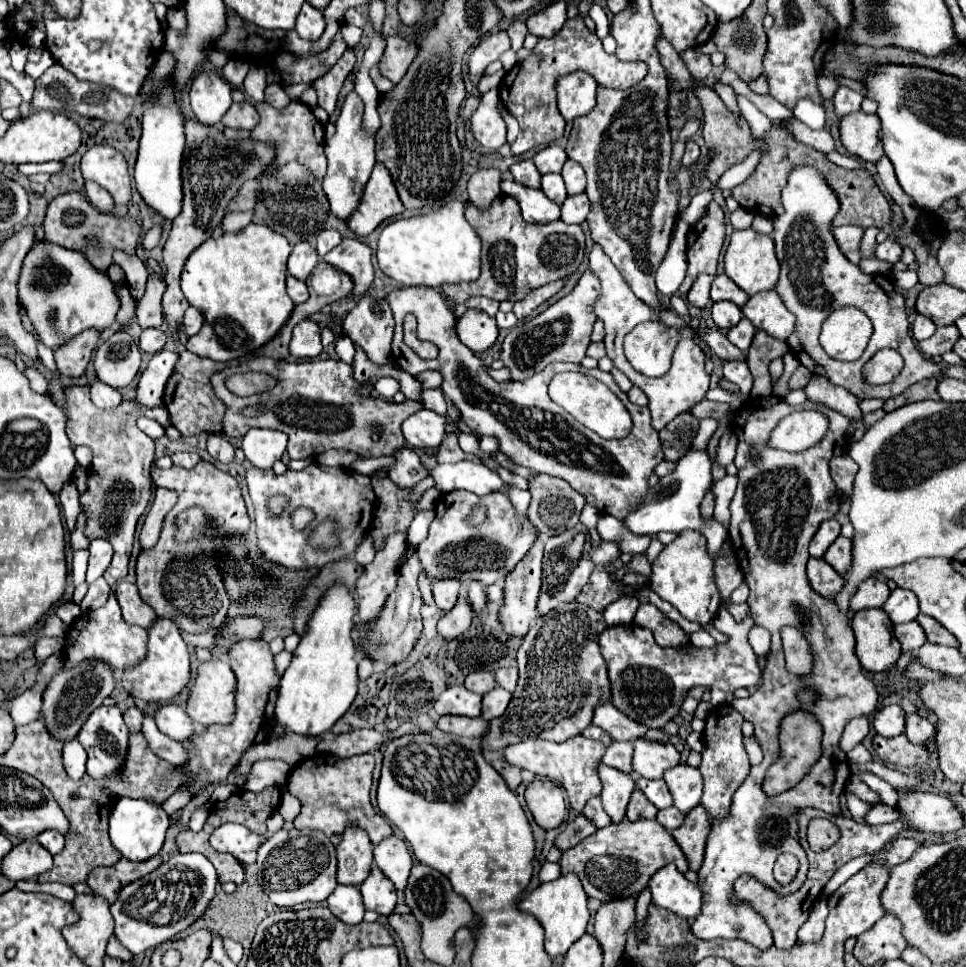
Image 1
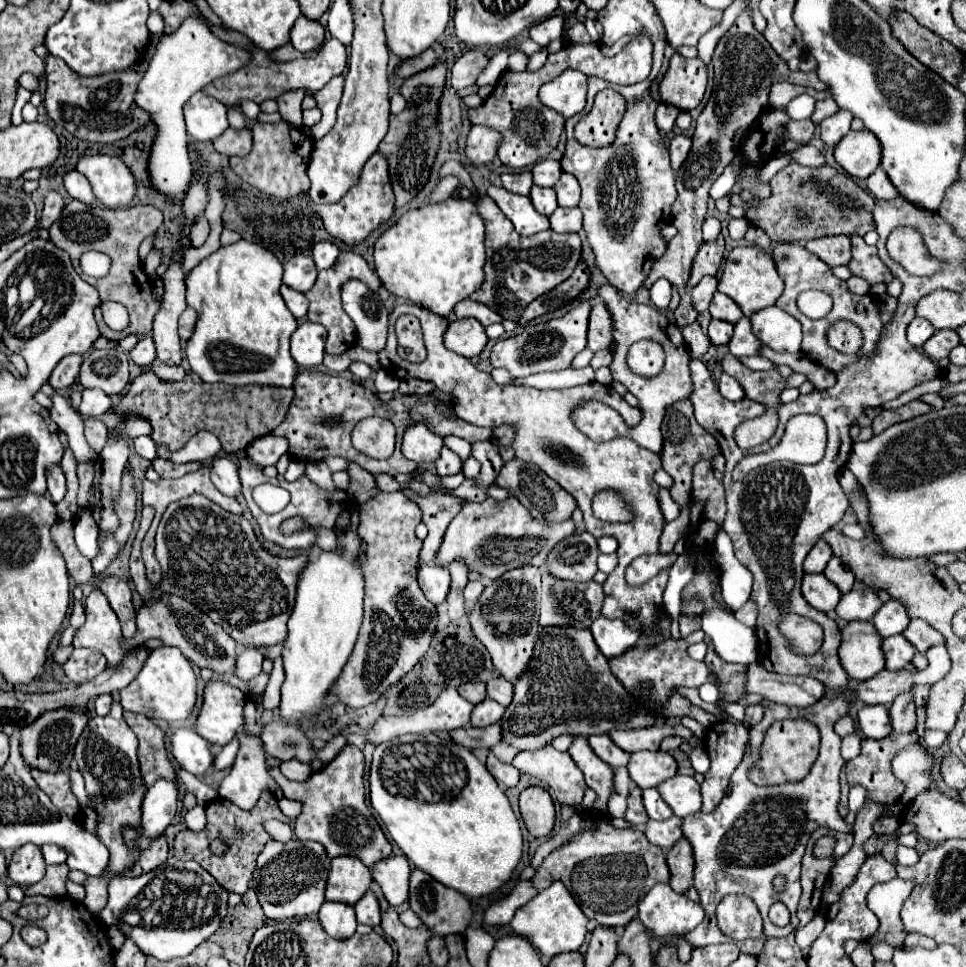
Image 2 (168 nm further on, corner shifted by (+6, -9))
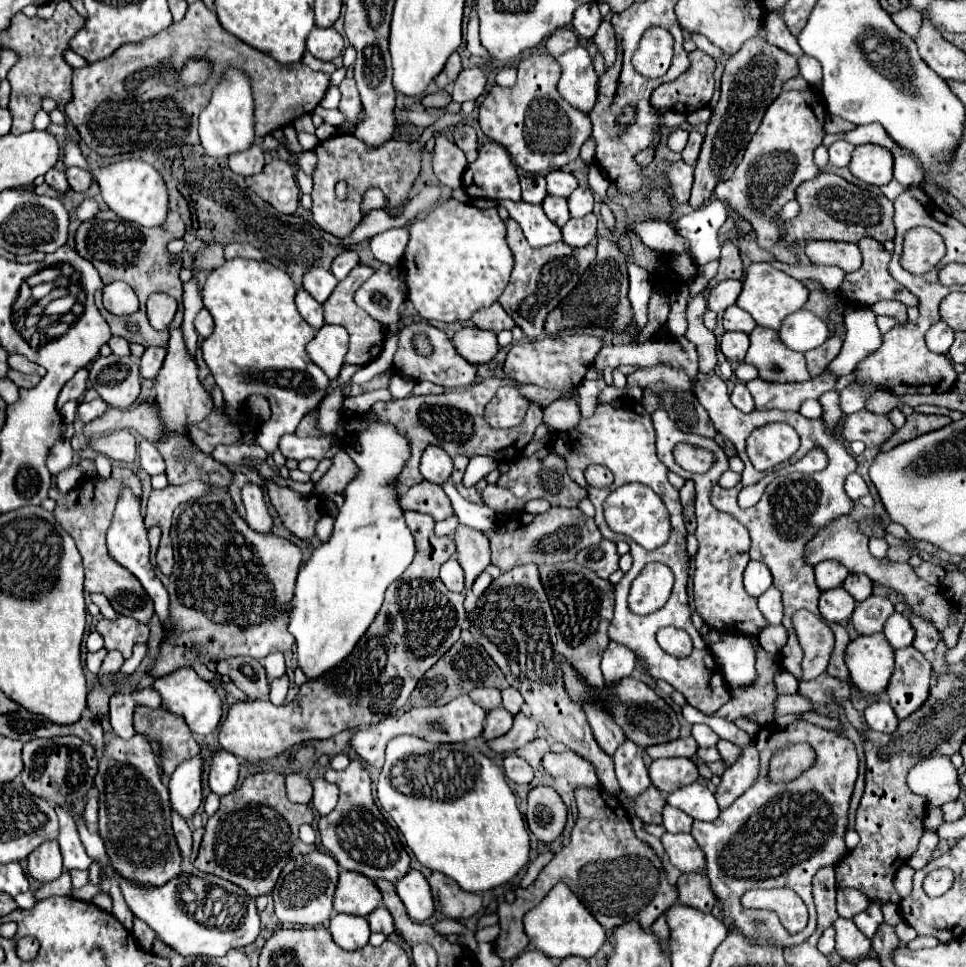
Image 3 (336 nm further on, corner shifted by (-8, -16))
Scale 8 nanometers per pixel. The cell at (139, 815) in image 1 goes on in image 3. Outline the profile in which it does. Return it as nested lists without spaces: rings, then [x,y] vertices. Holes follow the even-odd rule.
[[[194,756],[182,762],[170,776],[168,790],[170,790],[172,810],[178,812],[182,818],[190,818],[202,802],[200,772],[202,772],[202,758]]]

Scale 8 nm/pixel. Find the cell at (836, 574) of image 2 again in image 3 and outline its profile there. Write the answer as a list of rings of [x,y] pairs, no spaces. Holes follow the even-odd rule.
[[[848,574],[848,578],[844,580],[844,590],[856,600],[862,602],[872,594],[872,582],[862,576],[862,574]]]

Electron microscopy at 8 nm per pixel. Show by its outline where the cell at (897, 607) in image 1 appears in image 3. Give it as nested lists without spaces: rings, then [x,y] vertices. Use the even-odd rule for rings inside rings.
[[[894,612],[886,626],[884,626],[884,636],[886,640],[890,642],[890,646],[896,650],[896,648],[904,648],[904,646],[910,646],[912,640],[914,640],[914,628],[908,620],[906,614],[898,614]]]

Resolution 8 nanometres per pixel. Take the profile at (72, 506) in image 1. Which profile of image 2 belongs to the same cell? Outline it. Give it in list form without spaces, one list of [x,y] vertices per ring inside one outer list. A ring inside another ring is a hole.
[[[52,465],[52,469],[48,469],[48,493],[54,503],[60,503],[66,495],[66,477],[60,465]]]

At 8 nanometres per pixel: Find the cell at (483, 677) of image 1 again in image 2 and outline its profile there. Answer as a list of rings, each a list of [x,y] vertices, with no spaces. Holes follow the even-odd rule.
[[[464,683],[464,685],[460,685],[458,687],[458,693],[466,699],[466,701],[470,701],[470,703],[480,703],[480,701],[484,701],[486,699],[486,685],[484,683]]]

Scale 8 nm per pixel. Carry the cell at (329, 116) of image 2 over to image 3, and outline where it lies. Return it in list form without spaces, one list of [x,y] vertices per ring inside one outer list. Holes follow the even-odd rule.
[[[352,76],[344,78],[340,84],[340,92],[342,92],[342,100],[338,110],[346,116],[346,122],[342,126],[338,126],[338,134],[352,134],[356,128],[356,120],[358,114],[362,112],[362,104],[360,104],[360,94],[356,90],[356,82]]]

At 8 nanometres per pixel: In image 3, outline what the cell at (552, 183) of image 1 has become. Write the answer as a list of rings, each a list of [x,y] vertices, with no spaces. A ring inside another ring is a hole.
[[[548,194],[546,200],[544,200],[544,204],[542,204],[542,208],[544,208],[546,216],[548,216],[556,226],[560,226],[560,228],[570,220],[568,202],[566,202],[564,198],[560,198],[560,196],[552,196],[552,194]]]

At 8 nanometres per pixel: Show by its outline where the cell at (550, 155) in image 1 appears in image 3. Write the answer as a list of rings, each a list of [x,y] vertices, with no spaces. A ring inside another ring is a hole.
[[[554,170],[546,176],[546,182],[548,182],[548,194],[554,194],[554,196],[562,196],[562,198],[568,198],[576,188],[578,188],[578,180],[574,174],[568,174],[564,170]]]

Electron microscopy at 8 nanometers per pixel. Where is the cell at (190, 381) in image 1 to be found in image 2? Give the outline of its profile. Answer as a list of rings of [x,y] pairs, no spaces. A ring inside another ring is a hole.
[[[148,371],[140,373],[132,381],[130,391],[116,405],[116,415],[118,419],[138,415],[150,421],[150,437],[156,443],[156,447],[176,451],[182,449],[198,431],[210,431],[222,441],[224,451],[232,455],[238,449],[246,449],[254,439],[272,433],[284,419],[293,396],[293,388],[276,389],[260,385],[236,387],[236,391],[214,391],[214,383],[204,383],[192,371],[186,373],[184,381],[176,383],[162,381]]]

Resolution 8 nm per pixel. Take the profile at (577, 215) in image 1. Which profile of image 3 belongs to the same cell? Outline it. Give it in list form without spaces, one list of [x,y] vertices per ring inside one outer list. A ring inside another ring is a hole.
[[[586,214],[582,218],[570,218],[566,222],[566,226],[562,228],[562,234],[564,234],[564,242],[574,246],[574,248],[580,248],[580,246],[594,242],[594,238],[596,238],[596,216]]]

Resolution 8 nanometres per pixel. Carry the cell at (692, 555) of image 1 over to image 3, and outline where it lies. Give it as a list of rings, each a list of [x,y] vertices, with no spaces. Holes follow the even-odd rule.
[[[658,562],[646,564],[646,568],[632,582],[628,604],[636,614],[650,614],[662,608],[670,597],[674,584],[673,573]]]

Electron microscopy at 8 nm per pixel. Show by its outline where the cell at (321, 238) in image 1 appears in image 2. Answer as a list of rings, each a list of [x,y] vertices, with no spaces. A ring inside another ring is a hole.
[[[322,241],[314,245],[314,263],[318,269],[332,267],[338,255],[340,255],[340,249],[330,241]]]

